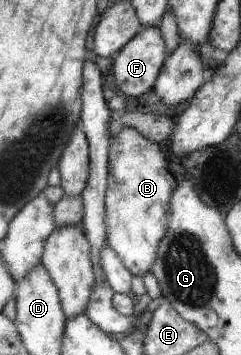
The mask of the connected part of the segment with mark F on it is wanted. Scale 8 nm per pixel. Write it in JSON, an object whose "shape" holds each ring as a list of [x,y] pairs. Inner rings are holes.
{"shape":[[[143,27],[122,51],[113,55],[114,77],[118,89],[128,97],[140,97],[143,93],[154,89],[155,81],[167,58],[167,47],[158,27]]]}

